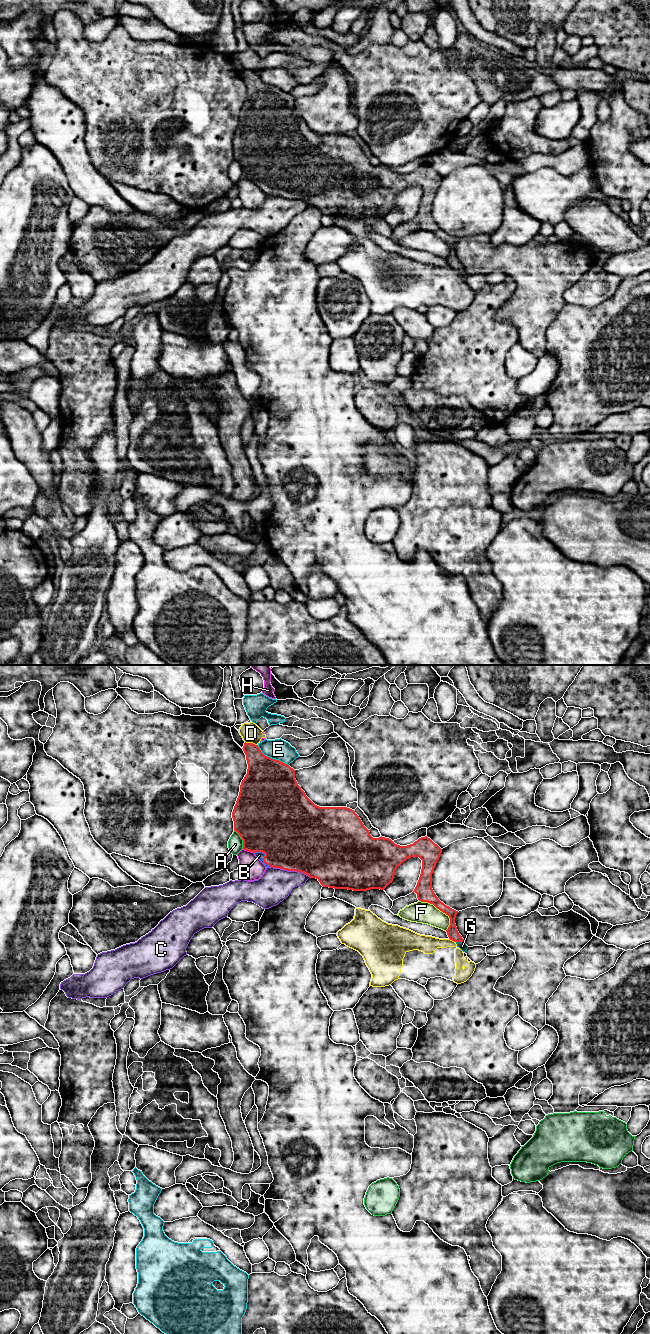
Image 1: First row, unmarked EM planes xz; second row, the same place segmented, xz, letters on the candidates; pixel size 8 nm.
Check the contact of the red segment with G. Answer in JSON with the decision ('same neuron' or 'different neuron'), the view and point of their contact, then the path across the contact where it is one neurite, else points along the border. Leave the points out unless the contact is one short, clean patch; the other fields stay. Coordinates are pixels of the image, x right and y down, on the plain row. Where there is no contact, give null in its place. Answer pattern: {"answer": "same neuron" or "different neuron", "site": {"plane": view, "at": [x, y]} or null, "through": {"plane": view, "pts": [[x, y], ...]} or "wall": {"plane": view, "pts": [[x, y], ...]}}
{"answer": "different neuron", "site": {"plane": "xz", "at": [461, 269]}, "wall": {"plane": "xz", "pts": [[456, 269], [461, 269], [465, 272]]}}

